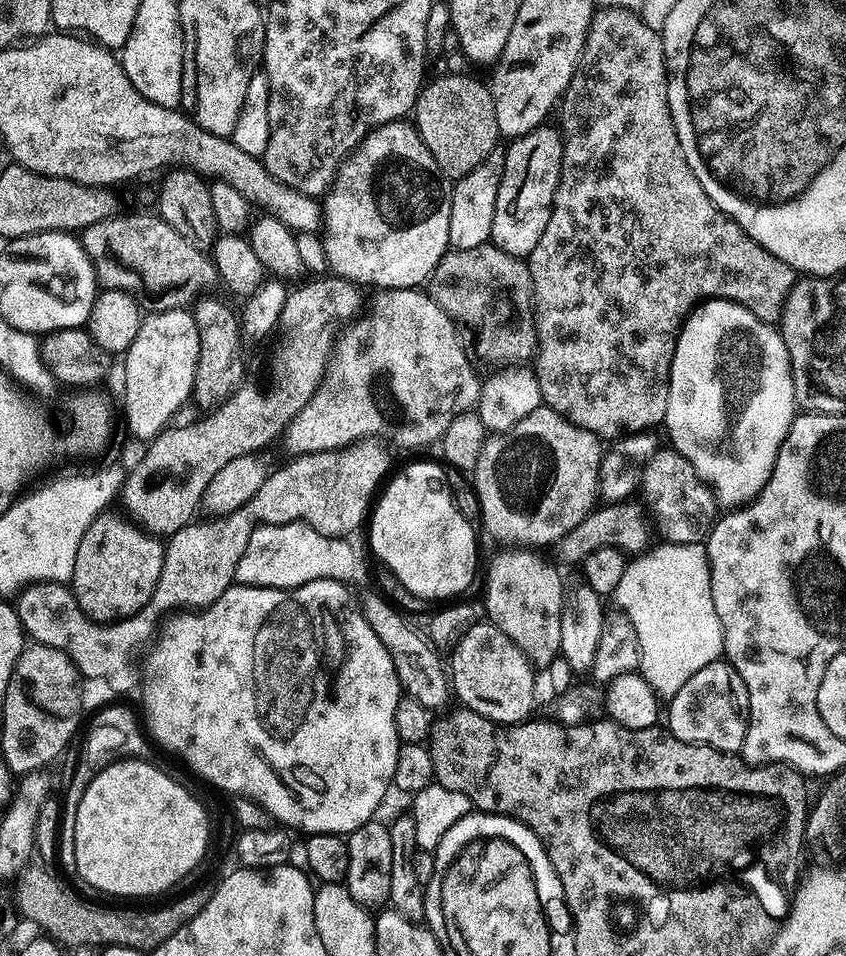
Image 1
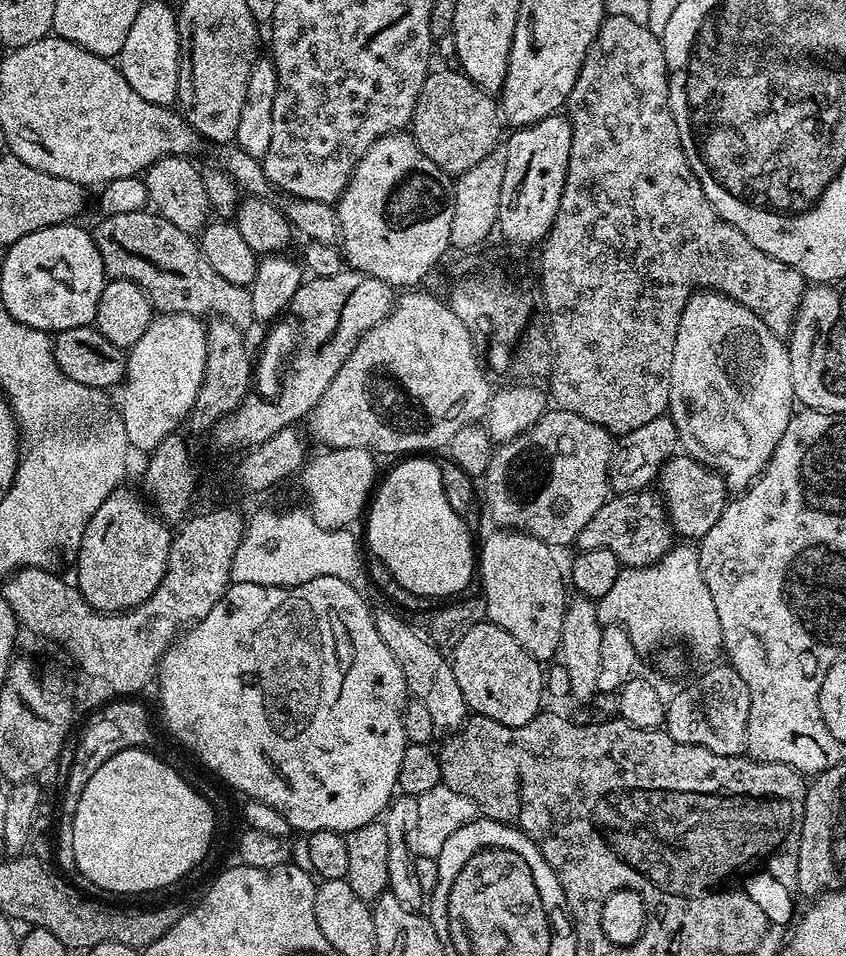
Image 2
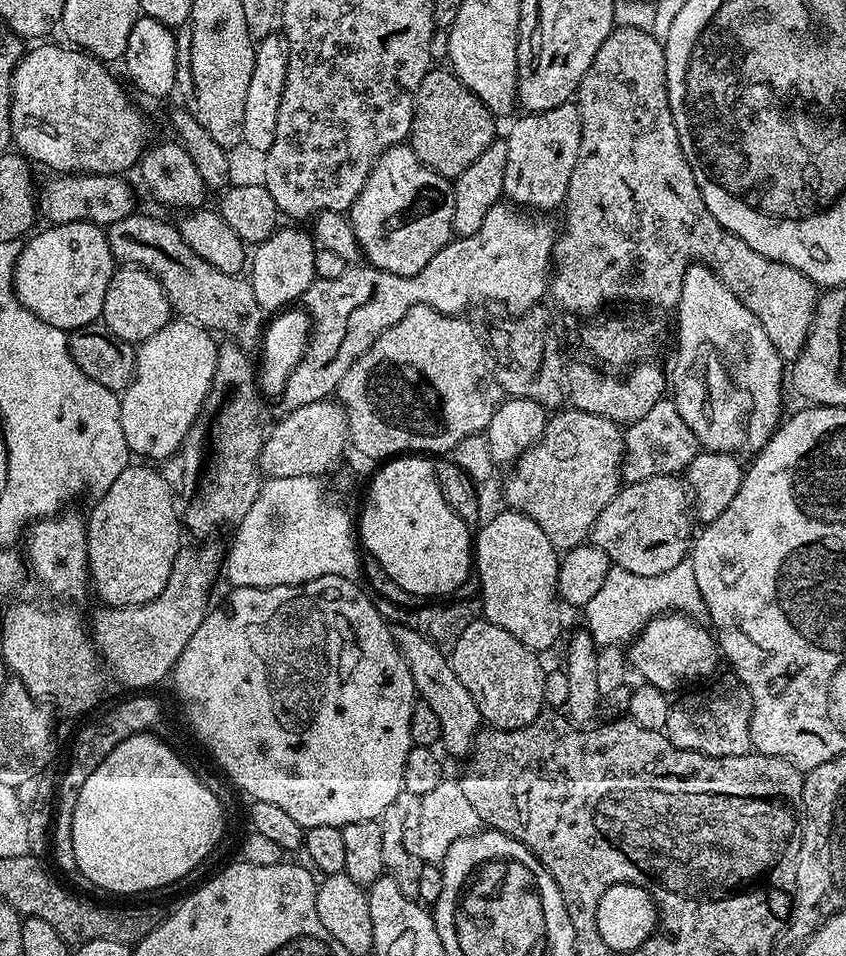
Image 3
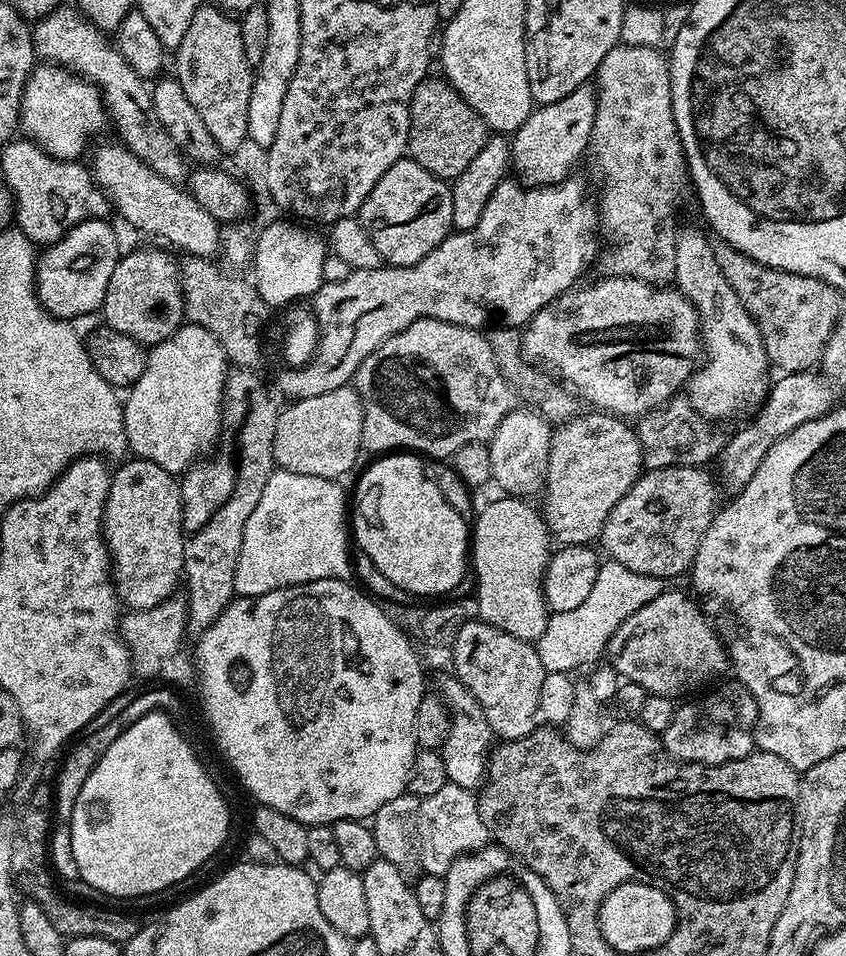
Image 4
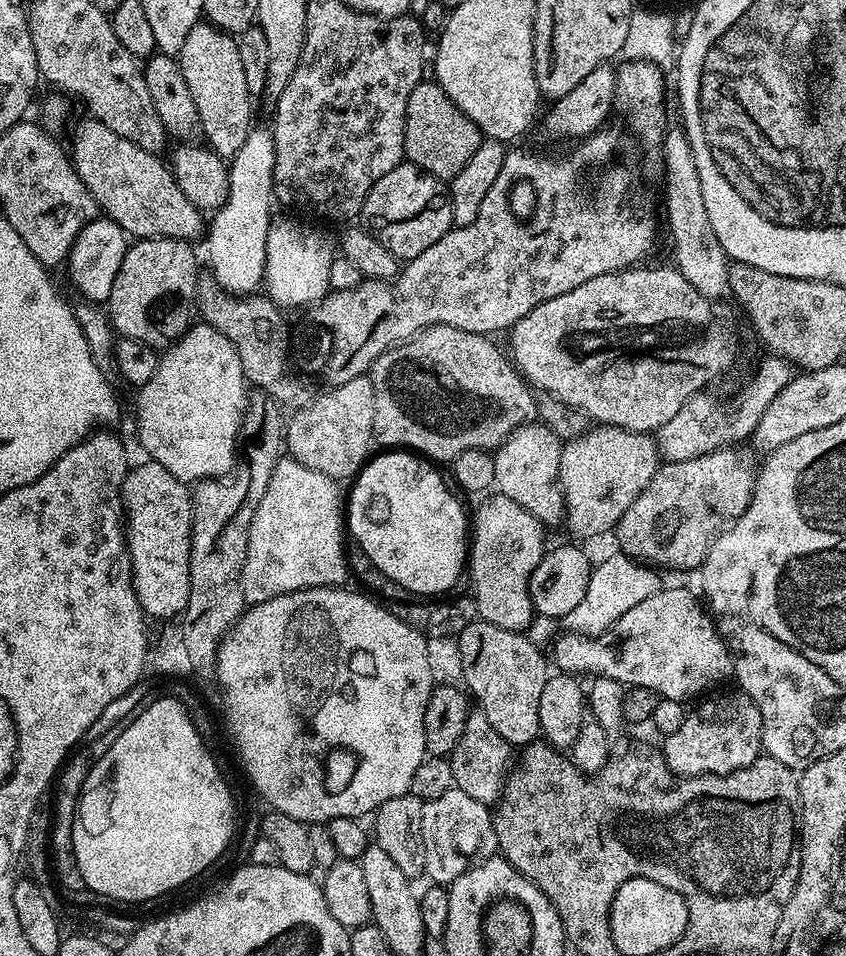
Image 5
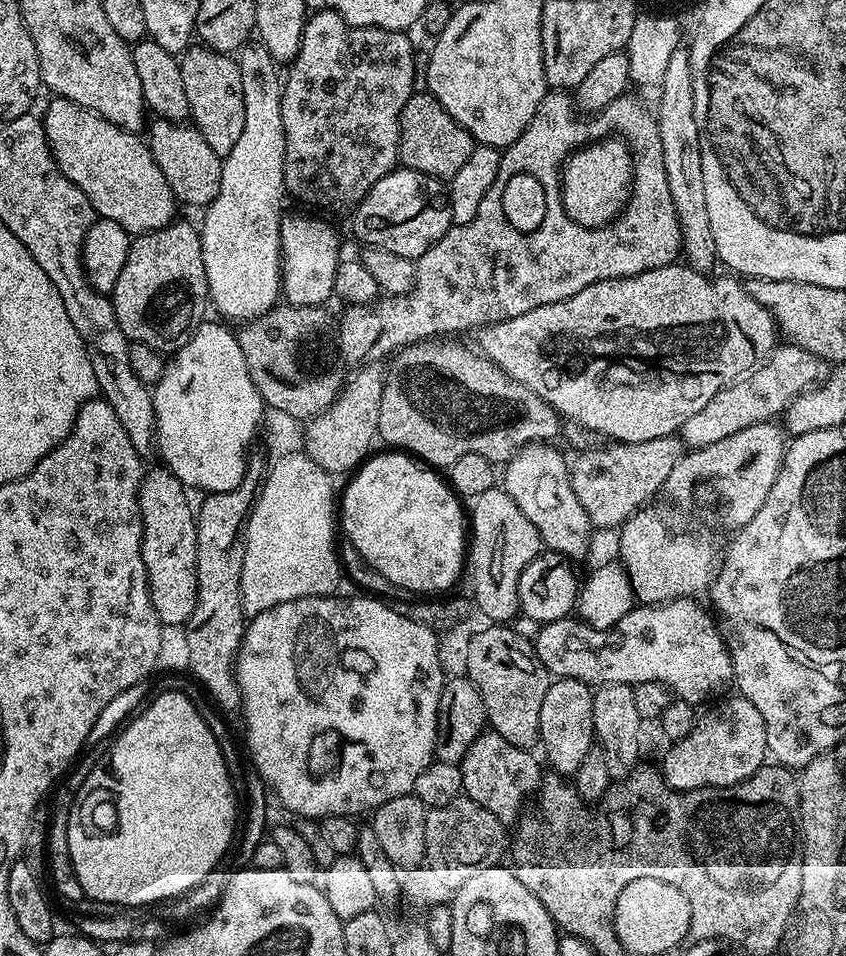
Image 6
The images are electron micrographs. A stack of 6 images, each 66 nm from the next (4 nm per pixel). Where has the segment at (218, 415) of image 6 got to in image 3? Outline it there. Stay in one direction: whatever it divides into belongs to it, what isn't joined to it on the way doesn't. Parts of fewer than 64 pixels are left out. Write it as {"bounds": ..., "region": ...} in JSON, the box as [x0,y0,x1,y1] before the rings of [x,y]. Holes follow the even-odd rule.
{"bounds":[120,318,218,462],"region":[[[173,318],[168,321],[158,334],[146,338],[143,344],[136,348],[136,373],[130,386],[120,396],[120,413],[122,414],[122,434],[126,434],[129,453],[138,455],[148,462],[164,460],[181,451],[183,442],[188,437],[196,417],[200,415],[204,400],[214,378],[214,362],[218,347],[213,333],[207,328],[198,326],[189,320]]]}

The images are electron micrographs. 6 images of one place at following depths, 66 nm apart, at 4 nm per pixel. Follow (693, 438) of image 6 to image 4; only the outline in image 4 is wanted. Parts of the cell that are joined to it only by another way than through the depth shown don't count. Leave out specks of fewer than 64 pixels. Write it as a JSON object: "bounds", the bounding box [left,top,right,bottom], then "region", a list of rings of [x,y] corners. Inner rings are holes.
{"bounds":[638,394,726,468],"region":[[[677,394],[662,408],[653,408],[646,416],[639,417],[638,435],[644,455],[644,468],[669,468],[670,466],[708,466],[719,457],[726,443],[726,436],[715,432],[713,425],[694,410],[687,395]]]}

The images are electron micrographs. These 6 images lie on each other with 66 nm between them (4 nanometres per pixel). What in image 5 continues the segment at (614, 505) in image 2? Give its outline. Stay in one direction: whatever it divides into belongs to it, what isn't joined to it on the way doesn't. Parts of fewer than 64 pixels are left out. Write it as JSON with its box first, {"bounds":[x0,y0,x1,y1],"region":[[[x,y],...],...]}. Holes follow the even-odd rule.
{"bounds":[614,447,757,569],"region":[[[735,447],[719,448],[717,452],[702,454],[698,458],[690,458],[686,462],[669,460],[661,463],[654,478],[634,498],[630,510],[622,514],[619,524],[614,529],[614,537],[619,551],[624,555],[639,560],[645,566],[660,568],[692,568],[699,569],[708,553],[708,547],[713,540],[743,512],[748,509],[752,500],[752,488],[756,484],[757,473],[744,461],[744,456]]]}

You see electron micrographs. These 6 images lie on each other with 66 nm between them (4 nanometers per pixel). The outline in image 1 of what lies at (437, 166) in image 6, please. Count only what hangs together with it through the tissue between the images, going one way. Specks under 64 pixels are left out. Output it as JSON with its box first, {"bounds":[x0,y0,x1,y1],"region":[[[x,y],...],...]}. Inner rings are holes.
{"bounds":[414,76,501,182],"region":[[[440,76],[431,80],[416,95],[414,127],[422,142],[426,142],[426,150],[434,154],[442,174],[455,182],[470,174],[501,143],[498,120],[494,118],[494,97],[485,81],[483,84],[472,76]]]}

